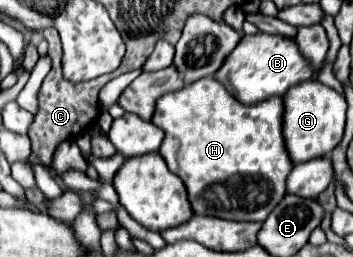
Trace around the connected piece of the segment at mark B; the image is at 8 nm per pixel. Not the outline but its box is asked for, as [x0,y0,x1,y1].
[213,32,313,104]

